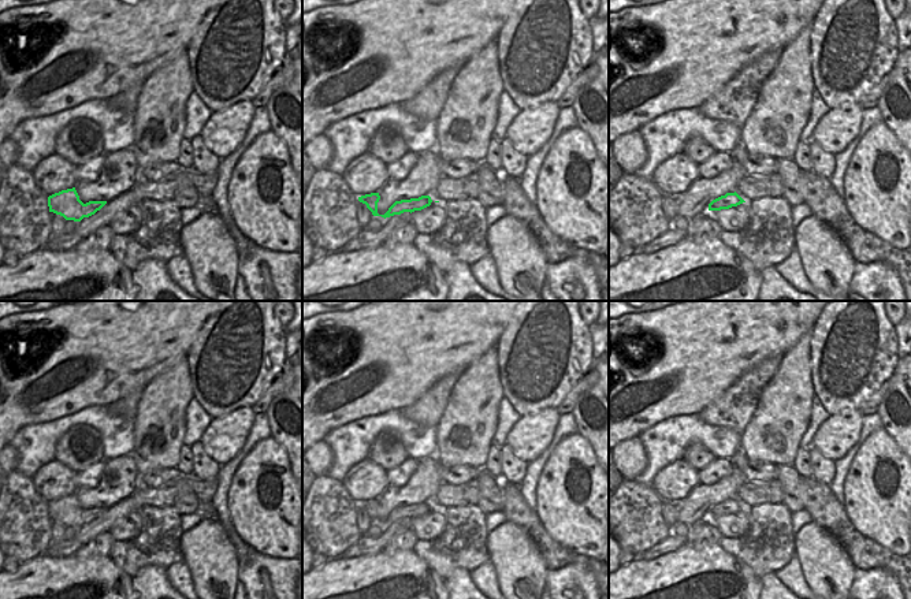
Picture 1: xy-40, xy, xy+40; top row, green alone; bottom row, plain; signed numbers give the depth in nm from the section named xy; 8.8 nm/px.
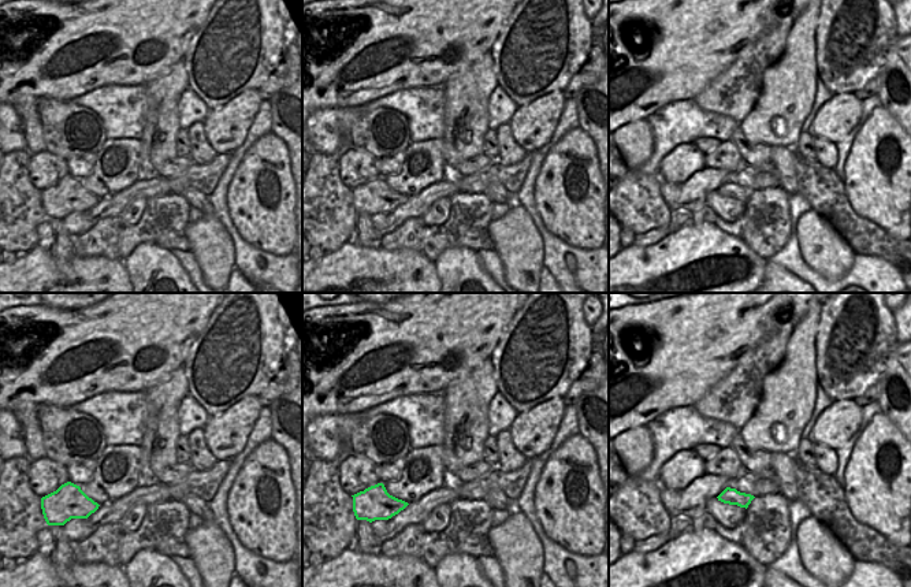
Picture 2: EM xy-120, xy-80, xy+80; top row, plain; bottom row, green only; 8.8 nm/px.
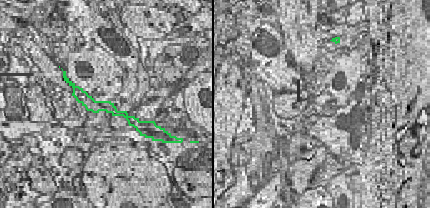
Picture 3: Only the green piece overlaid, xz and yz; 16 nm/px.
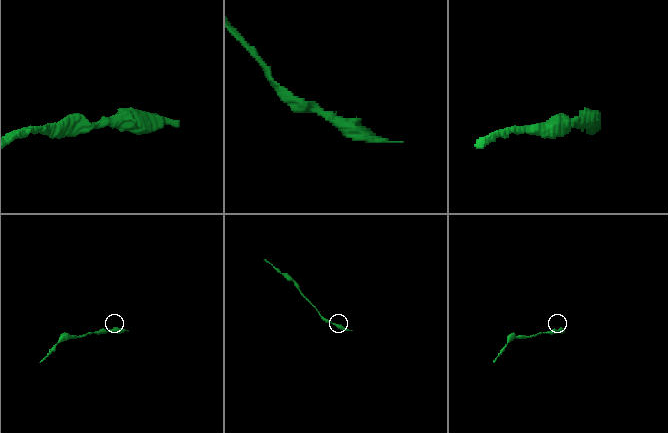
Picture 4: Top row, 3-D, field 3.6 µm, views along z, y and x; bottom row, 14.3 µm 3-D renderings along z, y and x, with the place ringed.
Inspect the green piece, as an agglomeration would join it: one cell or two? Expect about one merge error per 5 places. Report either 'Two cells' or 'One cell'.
One cell

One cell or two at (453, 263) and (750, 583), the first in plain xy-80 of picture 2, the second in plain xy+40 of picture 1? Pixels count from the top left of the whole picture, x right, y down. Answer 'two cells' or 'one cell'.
two cells

